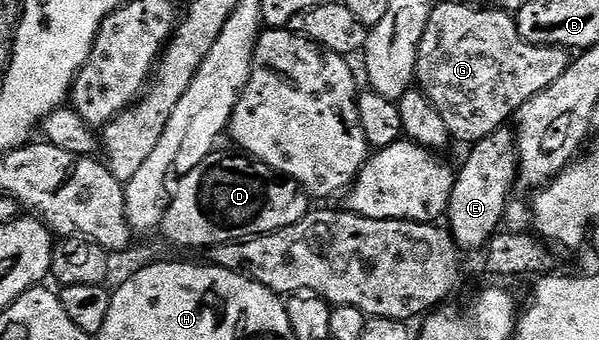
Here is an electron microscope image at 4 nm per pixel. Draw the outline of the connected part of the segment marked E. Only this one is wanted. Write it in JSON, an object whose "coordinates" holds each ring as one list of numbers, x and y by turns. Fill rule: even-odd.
{"coordinates":[[501,128,471,147,468,159,461,164,450,196,446,223,452,229,451,241,461,251,478,252,501,229,508,193,518,182,518,151,511,129],[500,226,500,227,499,227],[460,246,461,247,460,247]]}

